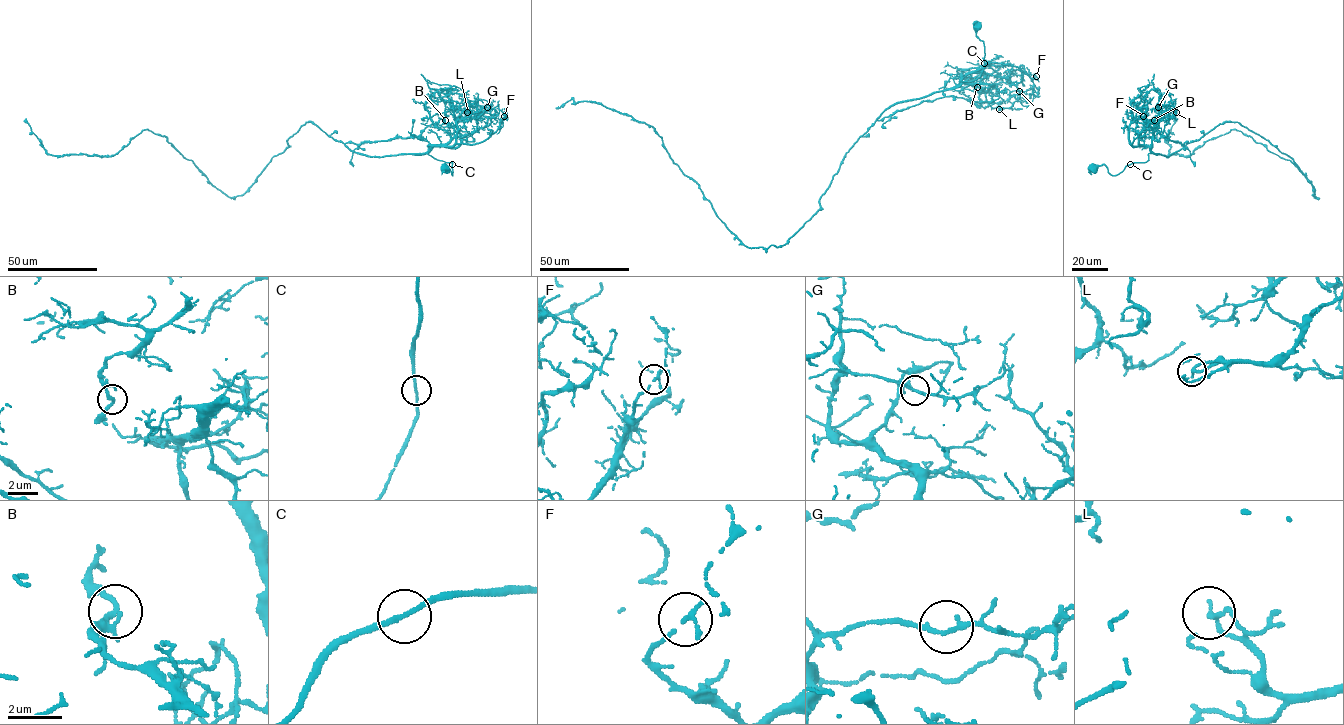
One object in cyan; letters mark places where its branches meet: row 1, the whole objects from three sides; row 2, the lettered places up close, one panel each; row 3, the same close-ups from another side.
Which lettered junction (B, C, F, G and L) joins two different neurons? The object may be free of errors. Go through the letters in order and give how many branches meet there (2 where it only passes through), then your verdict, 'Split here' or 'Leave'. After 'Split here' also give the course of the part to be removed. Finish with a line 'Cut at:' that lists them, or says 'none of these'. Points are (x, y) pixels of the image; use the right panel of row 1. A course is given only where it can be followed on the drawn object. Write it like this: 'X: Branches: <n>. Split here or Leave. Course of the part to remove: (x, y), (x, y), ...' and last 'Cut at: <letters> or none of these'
B: Branches: 2. Leave
C: Branches: 2. Leave
F: Branches: 2. Leave
G: Branches: 2. Leave
L: Branches: 2. Leave
Cut at: none of these

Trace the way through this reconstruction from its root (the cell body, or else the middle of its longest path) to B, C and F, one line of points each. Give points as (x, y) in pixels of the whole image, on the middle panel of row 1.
B: (978, 26), (976, 36), (984, 45), (984, 69), (977, 79), (958, 83), (969, 74), (986, 73), (977, 87)
C: (978, 26), (976, 36), (984, 45), (984, 64)
F: (978, 26), (984, 69), (977, 79), (958, 85), (990, 63), (1017, 66), (1032, 80), (1036, 76)

